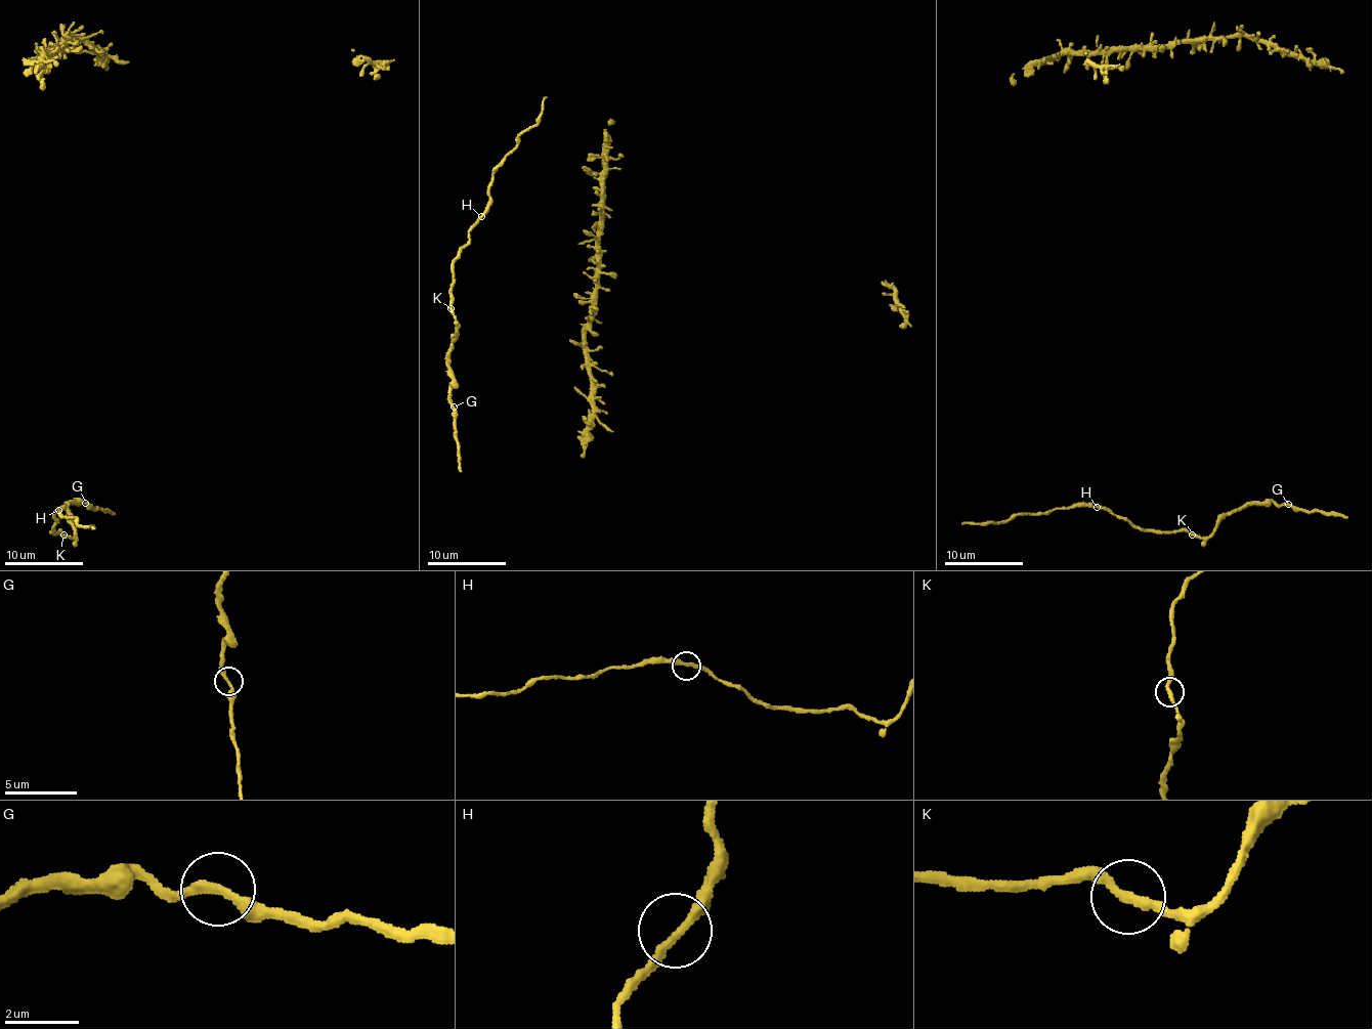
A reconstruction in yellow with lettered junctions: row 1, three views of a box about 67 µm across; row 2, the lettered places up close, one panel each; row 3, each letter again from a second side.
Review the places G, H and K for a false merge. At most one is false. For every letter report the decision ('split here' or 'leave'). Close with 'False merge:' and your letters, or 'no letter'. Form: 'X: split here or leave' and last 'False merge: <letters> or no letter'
G: leave
H: leave
K: leave
False merge: no letter

